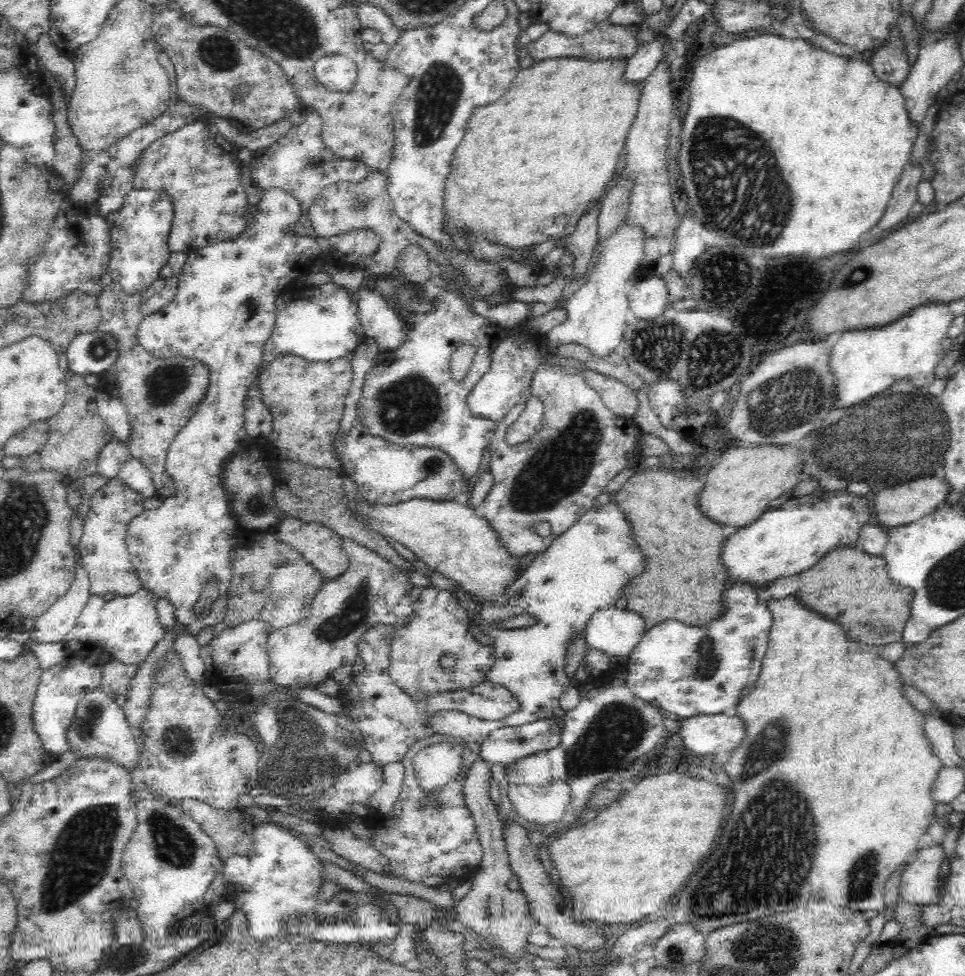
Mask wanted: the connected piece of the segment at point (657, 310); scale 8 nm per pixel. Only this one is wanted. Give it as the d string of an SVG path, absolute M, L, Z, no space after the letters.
M648 276L631 282L627 289L629 308L639 319L661 315L671 305L668 290L662 278Z

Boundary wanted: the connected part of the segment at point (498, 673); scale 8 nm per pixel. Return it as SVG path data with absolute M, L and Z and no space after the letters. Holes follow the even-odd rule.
M612 506L592 507L584 516L580 516L570 530L552 540L552 546L540 552L534 560L505 589L505 603L500 606L496 601L484 601L481 604L479 631L494 640L496 662L486 680L504 686L516 699L518 708L510 716L498 721L480 721L458 710L438 710L424 720L424 727L432 735L454 736L457 740L476 741L480 744L492 731L503 727L518 727L531 724L536 720L554 718L554 708L559 708L559 699L566 688L572 685L565 670L566 641L572 635L583 636L585 624L596 609L612 607L620 598L621 588L626 581L634 578L643 567L643 556L633 543L626 528L627 520L619 508ZM528 613L536 618L536 624L516 629L500 629L496 622L506 620L518 614Z

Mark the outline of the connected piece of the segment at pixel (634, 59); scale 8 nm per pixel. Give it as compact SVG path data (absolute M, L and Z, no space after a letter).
M659 36L659 38L650 42L650 44L639 46L638 50L626 60L621 78L626 80L630 86L632 84L640 86L643 80L646 80L652 74L660 57L664 54L662 49L665 41L664 37Z

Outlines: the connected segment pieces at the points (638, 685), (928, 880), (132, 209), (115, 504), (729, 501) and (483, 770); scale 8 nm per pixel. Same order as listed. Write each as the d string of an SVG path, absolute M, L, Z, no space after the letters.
M736 583L730 586L719 600L721 613L701 625L668 619L646 629L629 652L626 687L630 693L644 703L686 719L697 715L723 714L726 708L736 707L740 703L742 690L755 684L761 672L773 622L768 602L758 600L757 590L750 584Z
M925 841L903 869L900 898L906 903L928 904L937 895L936 885L944 858L942 843Z
M134 189L123 200L122 207L105 217L111 231L111 254L108 262L108 274L113 283L118 284L130 296L142 294L150 289L160 278L162 268L168 264L171 251L169 240L174 219L175 202L164 189Z
M118 478L109 481L94 492L90 499L90 509L84 517L83 535L77 548L84 570L89 576L91 594L104 596L108 592L115 592L117 596L130 596L141 589L141 582L131 563L125 541L127 524L133 516L144 510L144 498L126 487Z
M760 446L760 448L730 448L720 452L718 463L711 466L706 472L706 482L704 488L700 490L697 498L697 510L702 516L710 519L719 526L732 526L732 528L746 527L756 522L760 516L766 512L768 504L776 500L782 494L792 491L801 482L803 476L800 472L801 464L807 459L802 456L799 449L784 449L780 446Z
M478 757L466 769L463 795L467 807L475 820L475 826L482 844L483 857L479 864L473 884L466 896L456 904L457 919L483 936L488 944L501 950L501 954L510 958L523 956L523 948L528 944L527 936L532 932L535 921L529 915L529 906L521 891L508 889L508 882L514 876L509 865L509 856L505 849L502 824L496 815L495 802L490 799L491 766Z

